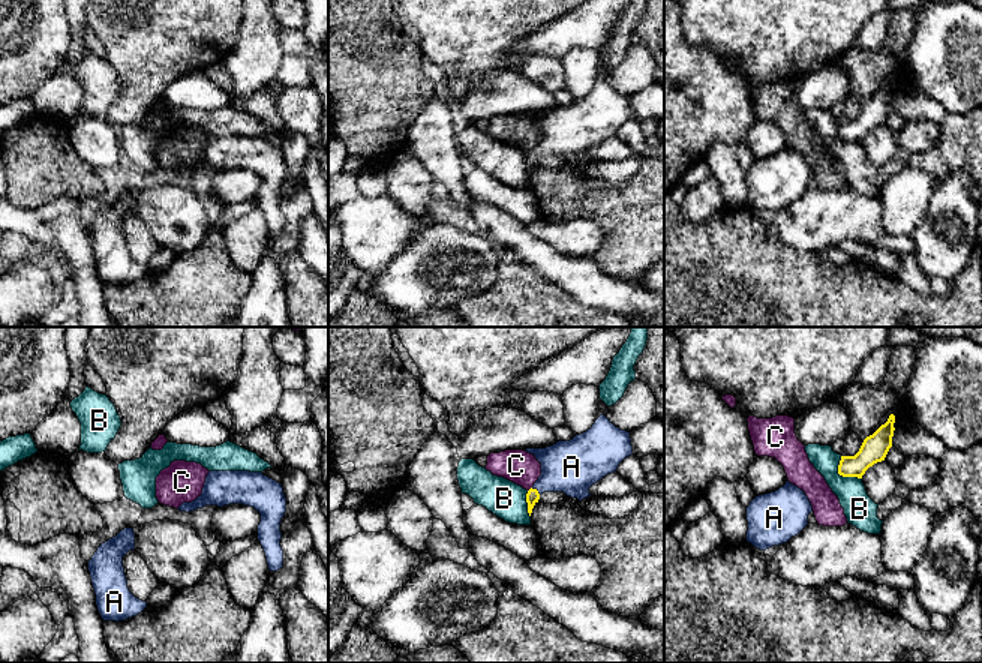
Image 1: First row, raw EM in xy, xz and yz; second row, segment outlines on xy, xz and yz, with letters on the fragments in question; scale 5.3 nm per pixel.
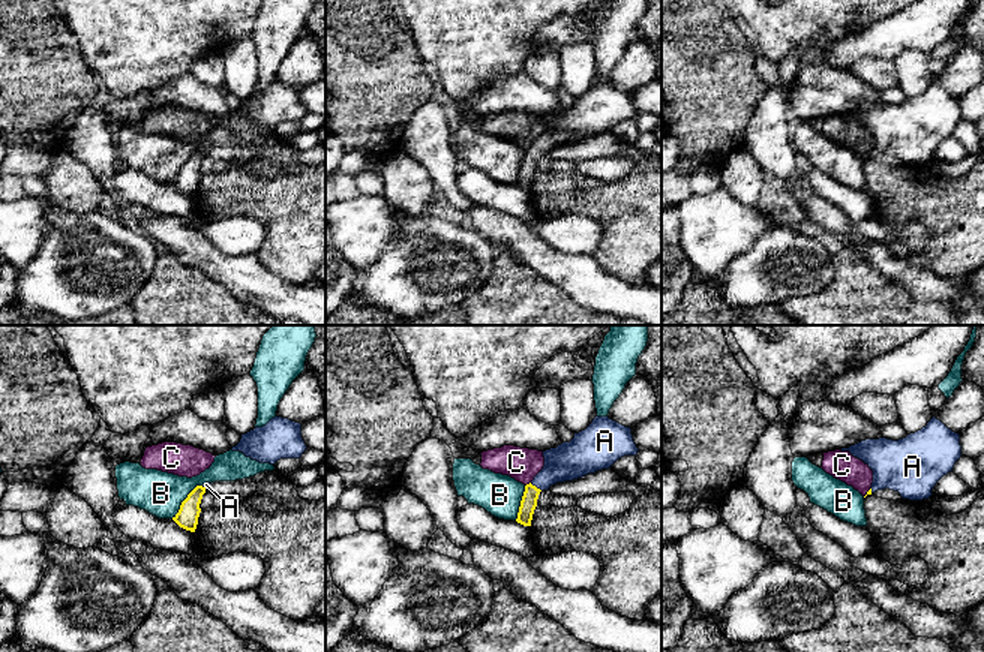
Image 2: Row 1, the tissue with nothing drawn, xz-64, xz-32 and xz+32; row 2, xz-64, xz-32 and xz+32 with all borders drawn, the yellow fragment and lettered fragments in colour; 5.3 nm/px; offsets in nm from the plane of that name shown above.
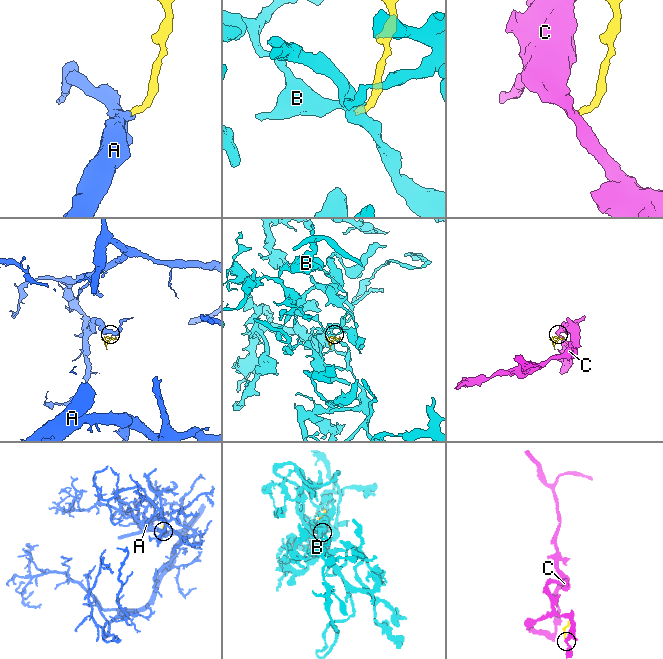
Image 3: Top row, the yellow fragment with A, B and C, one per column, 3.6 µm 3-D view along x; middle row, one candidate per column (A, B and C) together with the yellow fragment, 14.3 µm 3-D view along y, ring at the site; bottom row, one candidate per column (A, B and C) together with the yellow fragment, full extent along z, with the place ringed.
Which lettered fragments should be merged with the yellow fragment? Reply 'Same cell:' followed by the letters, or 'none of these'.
Same cell: A

